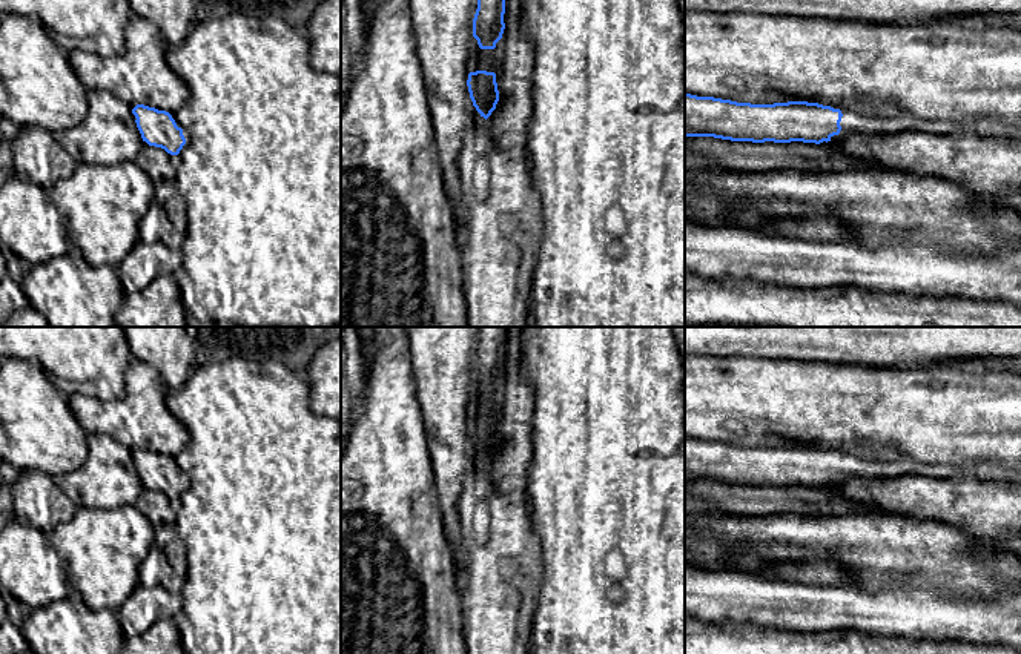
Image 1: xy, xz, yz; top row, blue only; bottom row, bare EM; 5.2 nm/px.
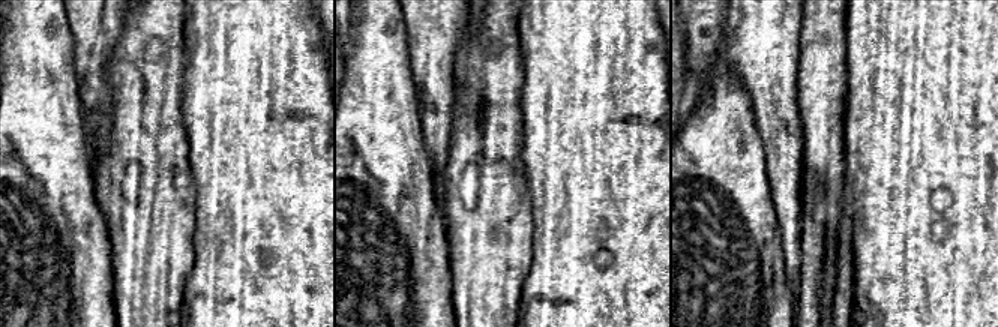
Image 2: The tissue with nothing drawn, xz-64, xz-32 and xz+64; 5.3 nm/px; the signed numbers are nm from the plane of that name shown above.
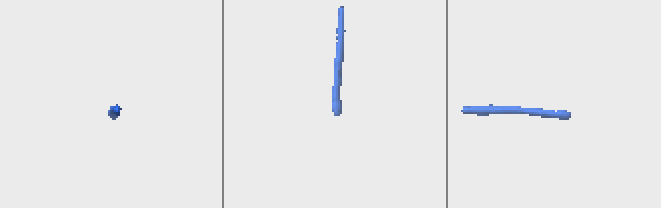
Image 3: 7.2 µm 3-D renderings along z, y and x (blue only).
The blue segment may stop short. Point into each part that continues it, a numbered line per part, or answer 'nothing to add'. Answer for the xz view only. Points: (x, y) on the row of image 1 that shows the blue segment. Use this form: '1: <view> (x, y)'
nothing to add

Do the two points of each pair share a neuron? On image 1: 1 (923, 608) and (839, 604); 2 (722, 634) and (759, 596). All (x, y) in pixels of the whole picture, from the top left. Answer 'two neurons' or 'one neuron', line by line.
1: one neuron
2: two neurons

